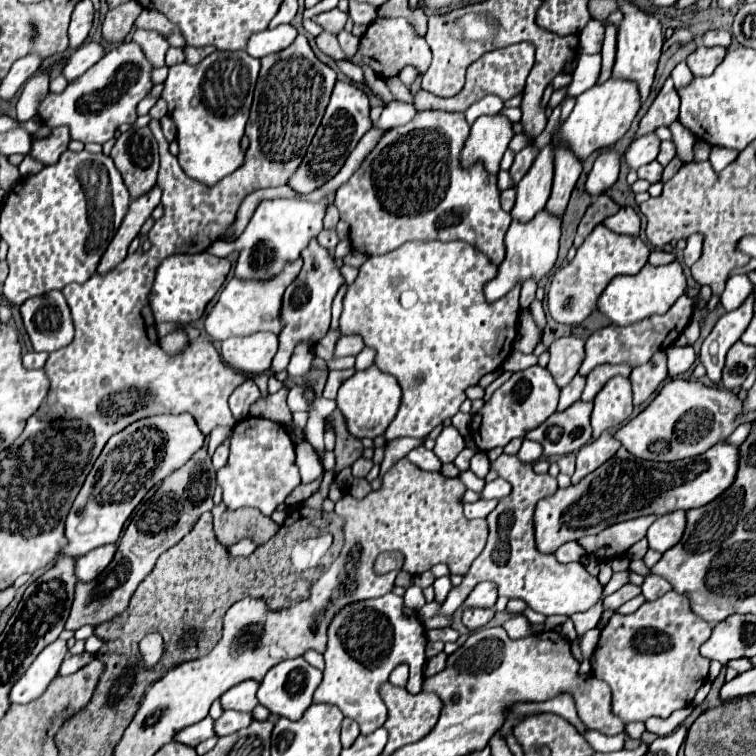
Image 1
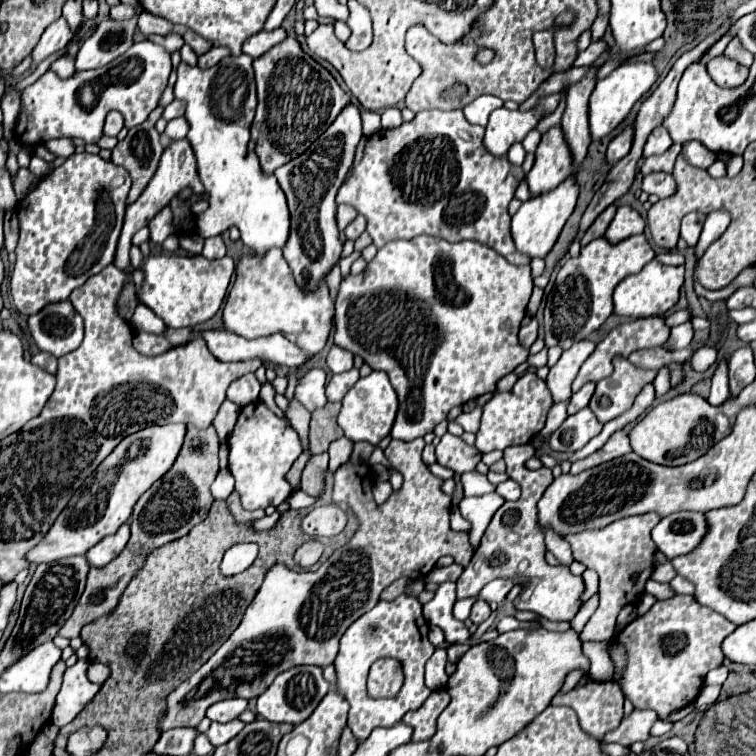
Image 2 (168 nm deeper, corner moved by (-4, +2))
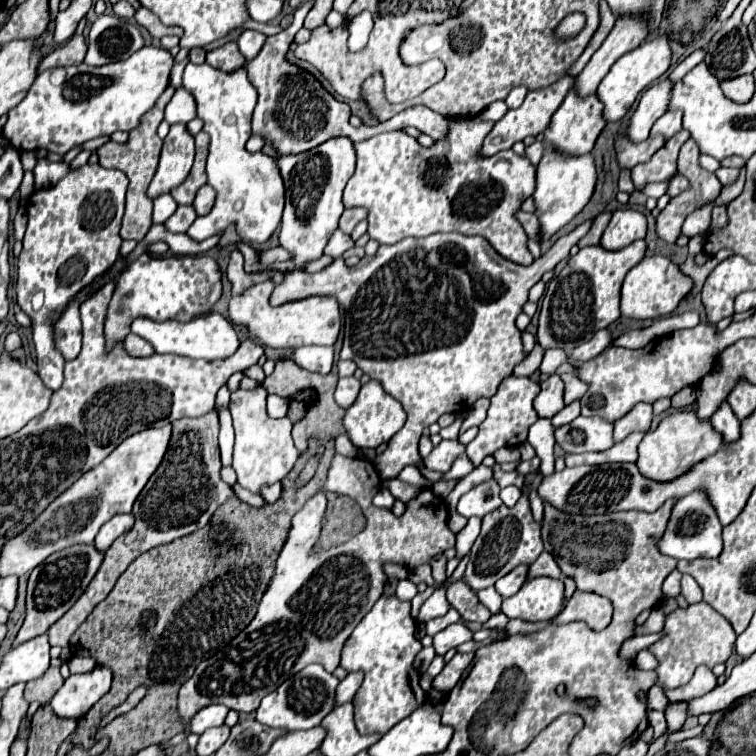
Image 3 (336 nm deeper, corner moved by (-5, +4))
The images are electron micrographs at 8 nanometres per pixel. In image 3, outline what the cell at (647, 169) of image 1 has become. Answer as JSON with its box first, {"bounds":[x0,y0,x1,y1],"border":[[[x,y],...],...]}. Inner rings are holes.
{"bounds":[667,175,689,197],"border":[[[673,175],[671,179],[669,179],[669,183],[667,183],[667,195],[669,197],[675,197],[675,195],[679,195],[681,191],[685,191],[689,187],[689,181],[683,177],[683,175]]]}

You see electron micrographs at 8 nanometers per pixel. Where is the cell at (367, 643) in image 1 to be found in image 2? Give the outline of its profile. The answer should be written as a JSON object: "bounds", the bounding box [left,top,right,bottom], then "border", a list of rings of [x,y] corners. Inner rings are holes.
{"bounds":[334,595,434,741],"border":[[[400,595],[394,601],[380,601],[372,611],[354,621],[340,639],[340,653],[334,661],[338,673],[338,691],[346,695],[350,703],[348,727],[364,741],[372,729],[390,727],[400,721],[408,711],[416,711],[432,693],[424,685],[424,665],[434,653],[434,645],[428,641],[428,623],[422,617],[422,605],[408,595]],[[380,657],[396,657],[406,671],[404,685],[396,697],[372,699],[366,693],[366,677],[370,665]]]}

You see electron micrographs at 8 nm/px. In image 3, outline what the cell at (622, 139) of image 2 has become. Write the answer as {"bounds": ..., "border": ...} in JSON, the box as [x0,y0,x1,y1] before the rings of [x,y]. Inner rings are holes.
{"bounds":[625,81,673,143],"border":[[[659,81],[655,85],[651,85],[639,99],[639,105],[627,125],[627,133],[625,137],[631,143],[641,143],[649,137],[651,125],[667,111],[667,101],[669,101],[669,93],[671,93],[673,83]]]}

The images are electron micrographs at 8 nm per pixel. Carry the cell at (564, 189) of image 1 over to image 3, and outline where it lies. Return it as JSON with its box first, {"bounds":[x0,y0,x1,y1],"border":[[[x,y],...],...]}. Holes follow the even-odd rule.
{"bounds":[575,17,647,97],"border":[[[619,17],[615,27],[603,41],[603,45],[593,53],[591,61],[575,79],[575,91],[579,97],[589,97],[595,93],[601,79],[609,73],[611,65],[625,53],[633,51],[647,37],[647,23],[641,19]]]}

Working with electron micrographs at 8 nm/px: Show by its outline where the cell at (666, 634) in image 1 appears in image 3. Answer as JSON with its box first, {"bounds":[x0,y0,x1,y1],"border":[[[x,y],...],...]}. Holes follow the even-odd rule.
{"bounds":[648,601,737,711],"border":[[[705,601],[687,605],[685,609],[677,607],[669,611],[665,615],[665,627],[661,631],[661,639],[649,647],[649,651],[657,657],[659,665],[655,669],[657,683],[648,692],[648,708],[663,711],[669,705],[665,691],[689,683],[699,665],[713,669],[715,665],[725,663],[733,651],[735,637],[737,635],[731,629],[731,623],[719,611],[711,609],[711,605],[707,605]]]}

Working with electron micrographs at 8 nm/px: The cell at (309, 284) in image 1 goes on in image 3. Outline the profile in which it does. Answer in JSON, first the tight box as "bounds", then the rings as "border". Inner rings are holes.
{"bounds":[277,137,355,271],"border":[[[335,137],[311,151],[277,159],[285,183],[285,211],[279,231],[279,243],[291,253],[295,269],[305,271],[307,263],[323,255],[345,209],[341,193],[355,171],[355,159],[355,143],[349,137]]]}

